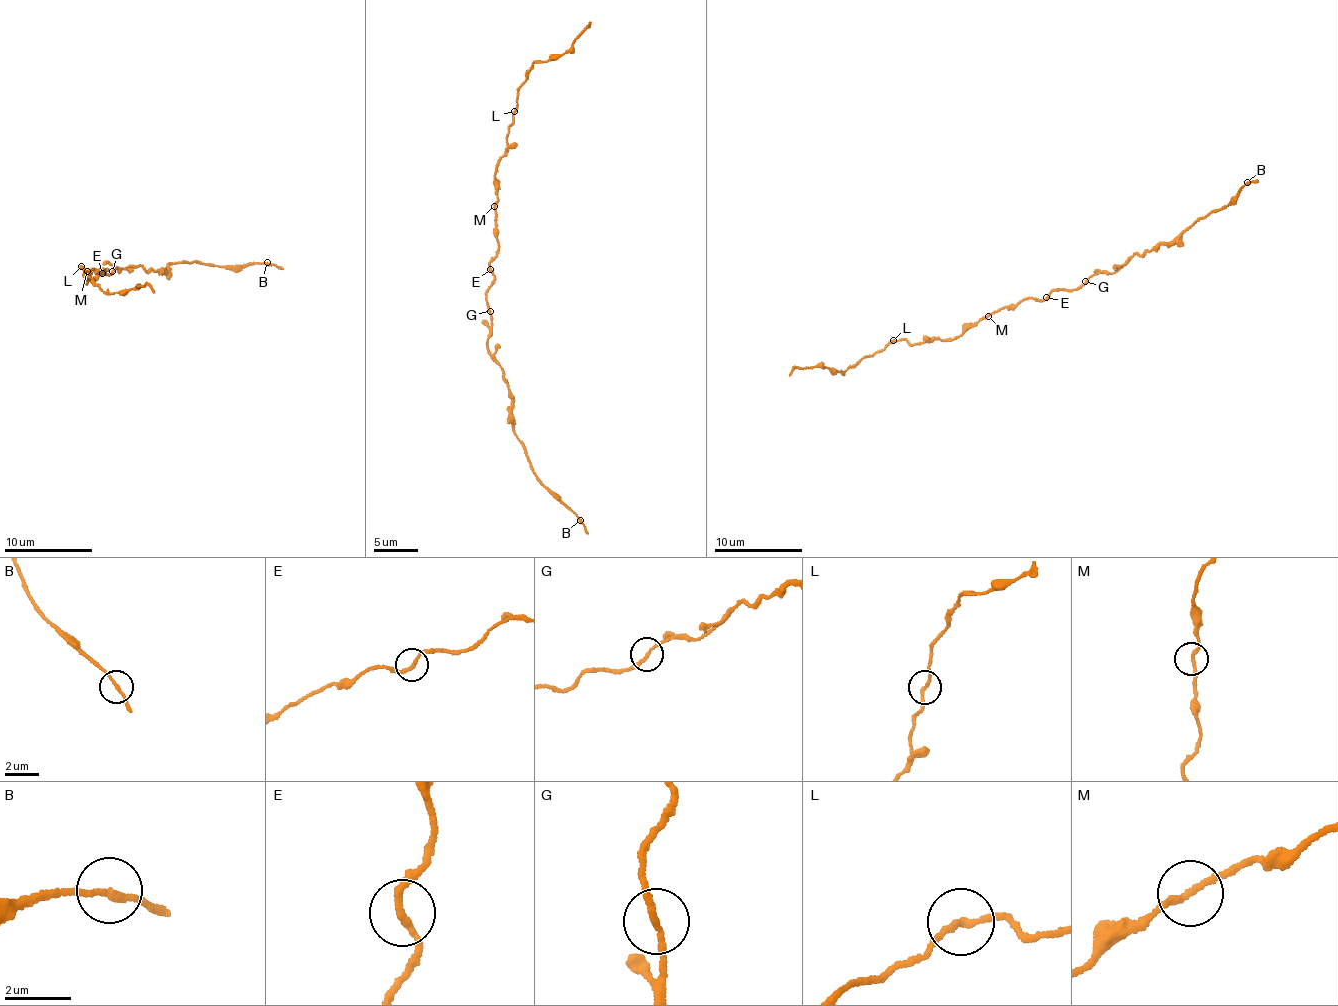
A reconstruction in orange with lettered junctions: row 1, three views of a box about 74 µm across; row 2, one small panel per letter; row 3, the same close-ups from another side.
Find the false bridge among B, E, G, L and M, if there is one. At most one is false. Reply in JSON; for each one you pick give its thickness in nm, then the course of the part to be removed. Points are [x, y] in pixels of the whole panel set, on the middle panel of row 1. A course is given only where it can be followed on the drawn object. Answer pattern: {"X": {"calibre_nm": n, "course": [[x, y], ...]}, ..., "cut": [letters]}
{"L": {"calibre_nm": 180, "course": [[514, 112], [520, 86], [533, 64], [566, 53], [590, 22]]}, "cut": ["L"]}

